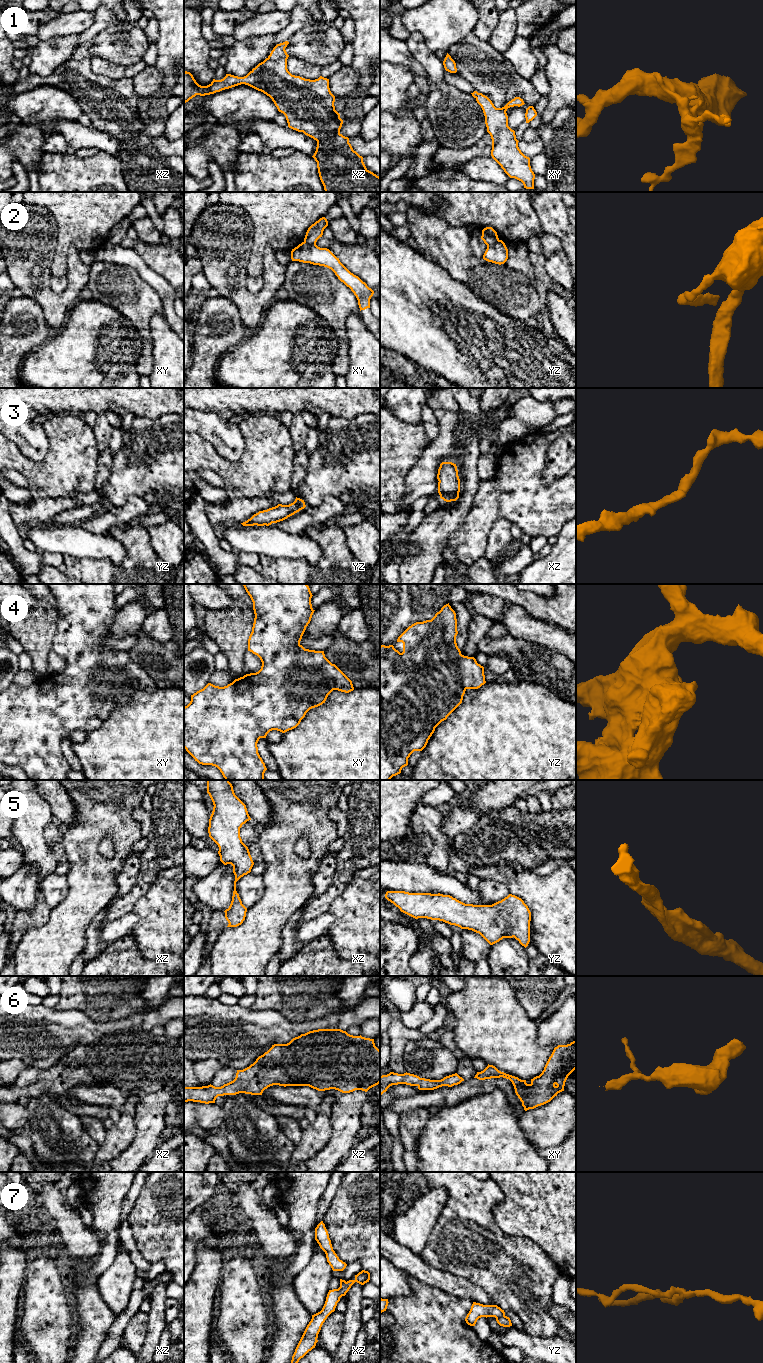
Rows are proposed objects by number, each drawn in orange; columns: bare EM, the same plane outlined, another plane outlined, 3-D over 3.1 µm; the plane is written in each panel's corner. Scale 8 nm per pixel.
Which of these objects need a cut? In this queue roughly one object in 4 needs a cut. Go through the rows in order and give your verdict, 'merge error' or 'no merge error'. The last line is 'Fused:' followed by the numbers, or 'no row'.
1: no merge error
2: merge error
3: no merge error
4: no merge error
5: no merge error
6: no merge error
7: merge error
Fused: 2, 7

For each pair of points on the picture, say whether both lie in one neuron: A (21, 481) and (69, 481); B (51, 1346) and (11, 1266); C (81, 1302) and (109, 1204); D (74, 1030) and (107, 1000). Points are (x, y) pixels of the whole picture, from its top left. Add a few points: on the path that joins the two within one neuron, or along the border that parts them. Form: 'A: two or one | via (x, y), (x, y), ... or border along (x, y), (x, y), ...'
A: two | border along (15, 470), (19, 471), (26, 478), (27, 488)
B: two | border along (26, 1266), (25, 1283), (21, 1292)
C: one | via (84, 1278), (108, 1253), (108, 1228)
D: two | border along (67, 1008), (79, 1009), (97, 1021), (112, 1021)

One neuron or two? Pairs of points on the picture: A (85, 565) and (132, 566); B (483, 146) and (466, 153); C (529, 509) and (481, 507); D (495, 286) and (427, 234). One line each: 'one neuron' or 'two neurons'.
A: one neuron
B: one neuron
C: one neuron
D: one neuron

